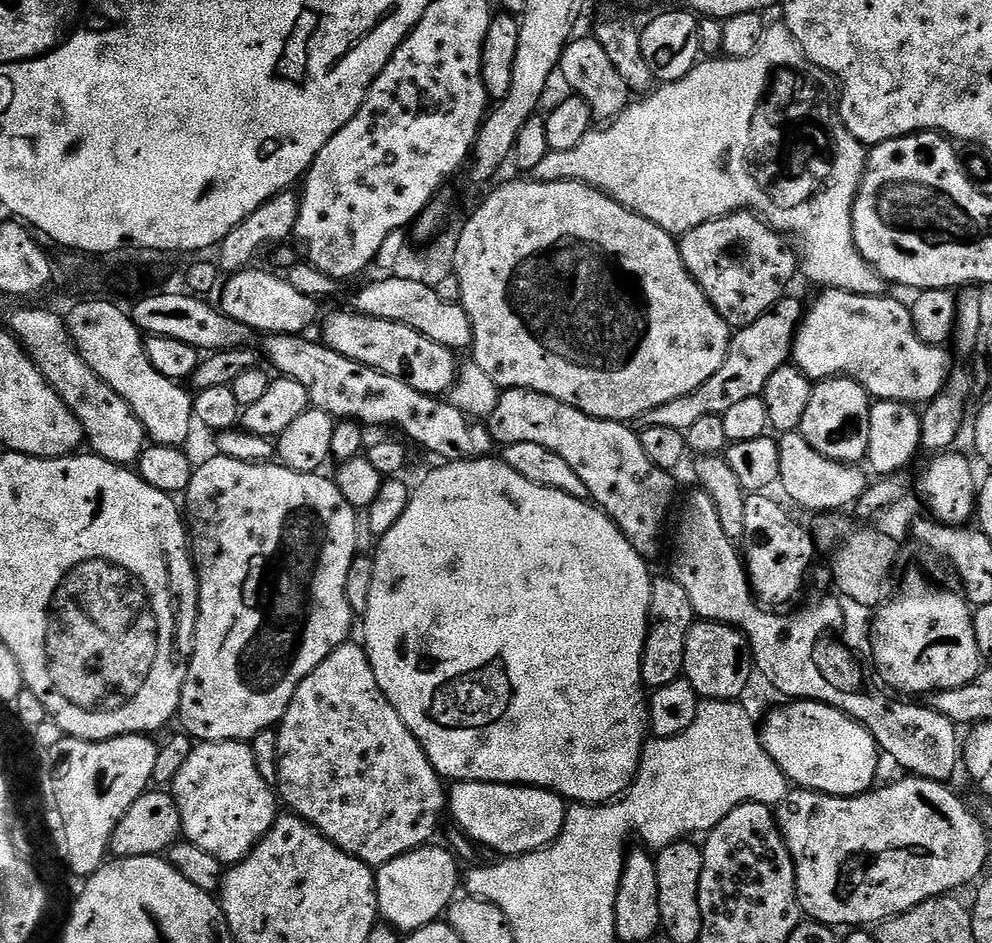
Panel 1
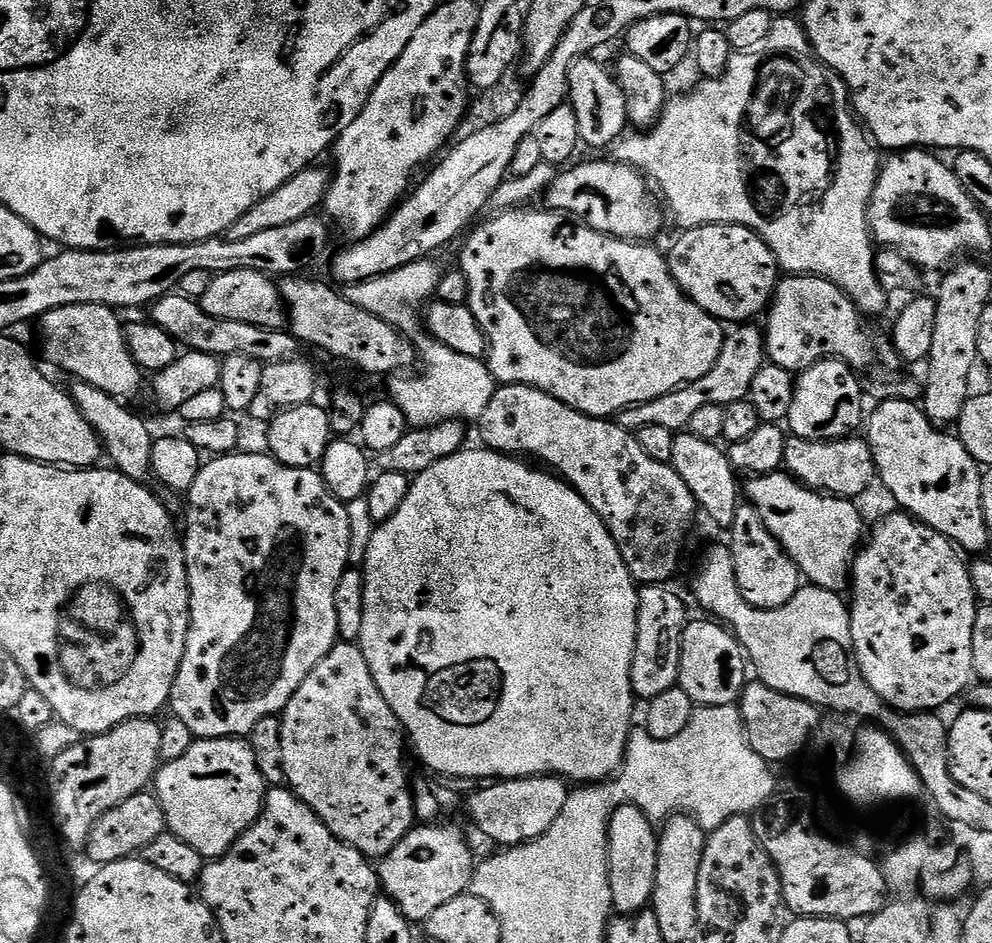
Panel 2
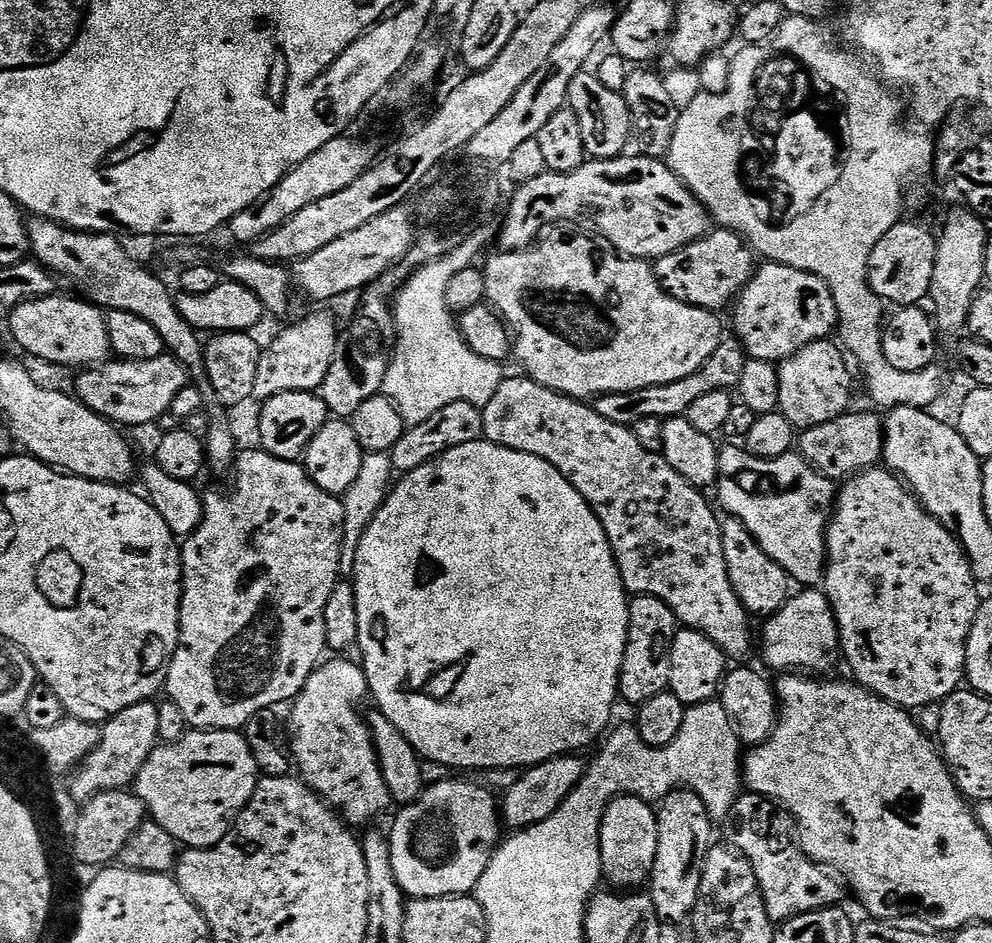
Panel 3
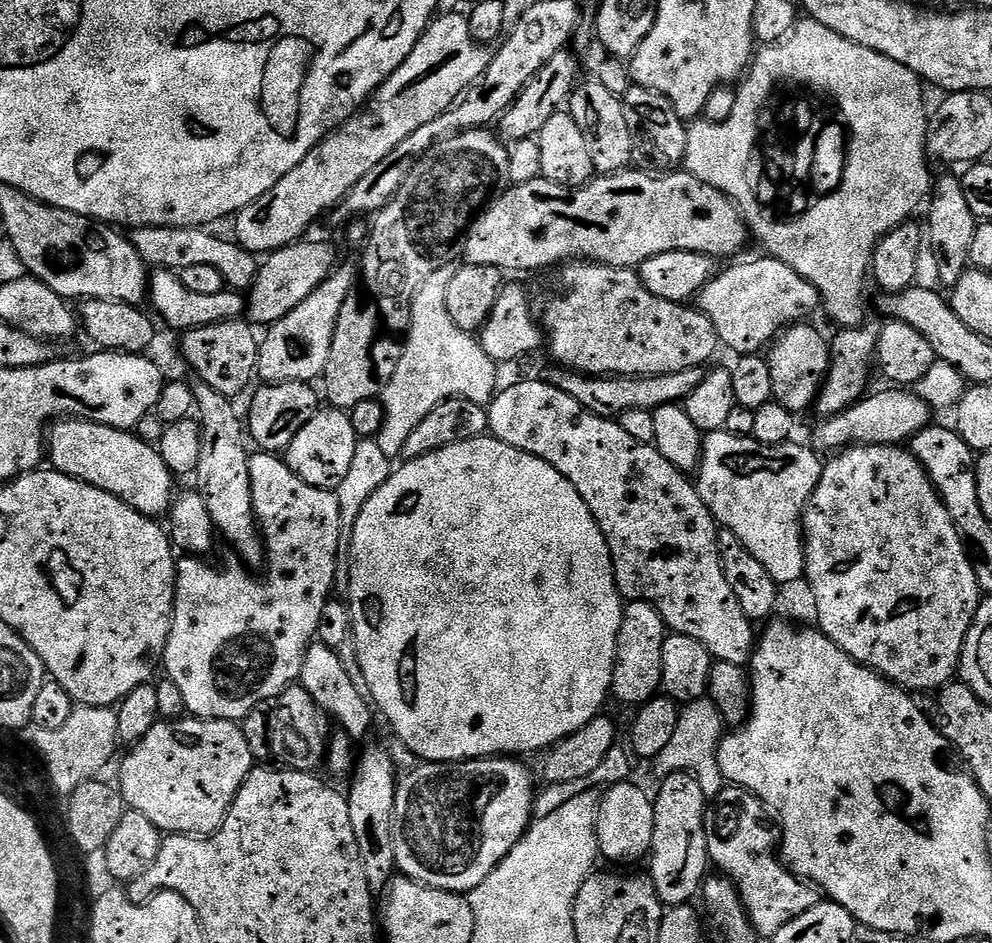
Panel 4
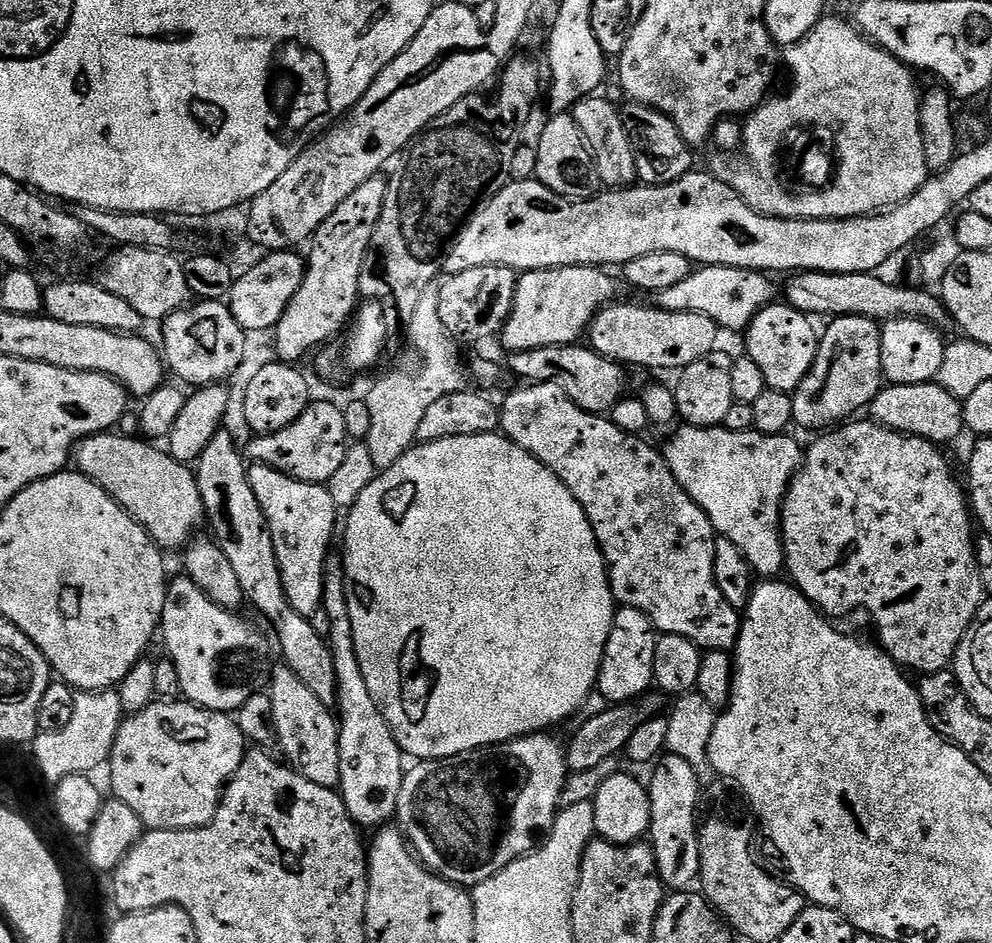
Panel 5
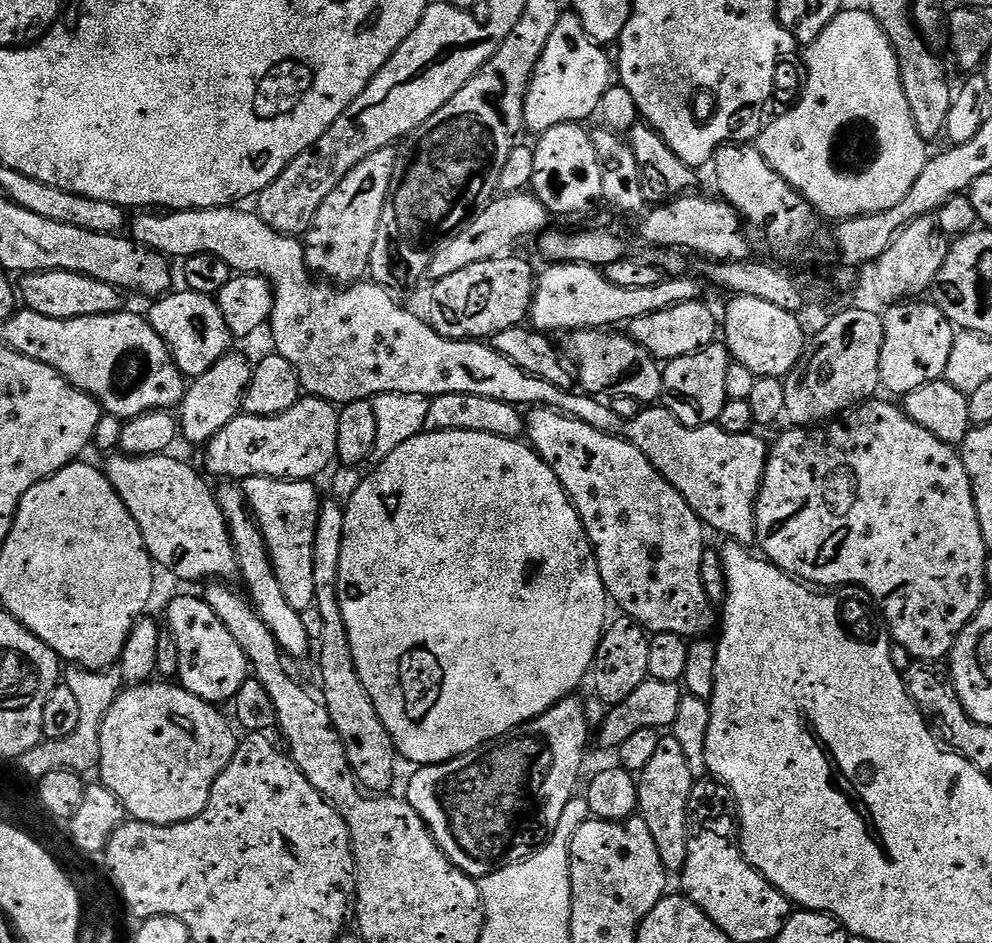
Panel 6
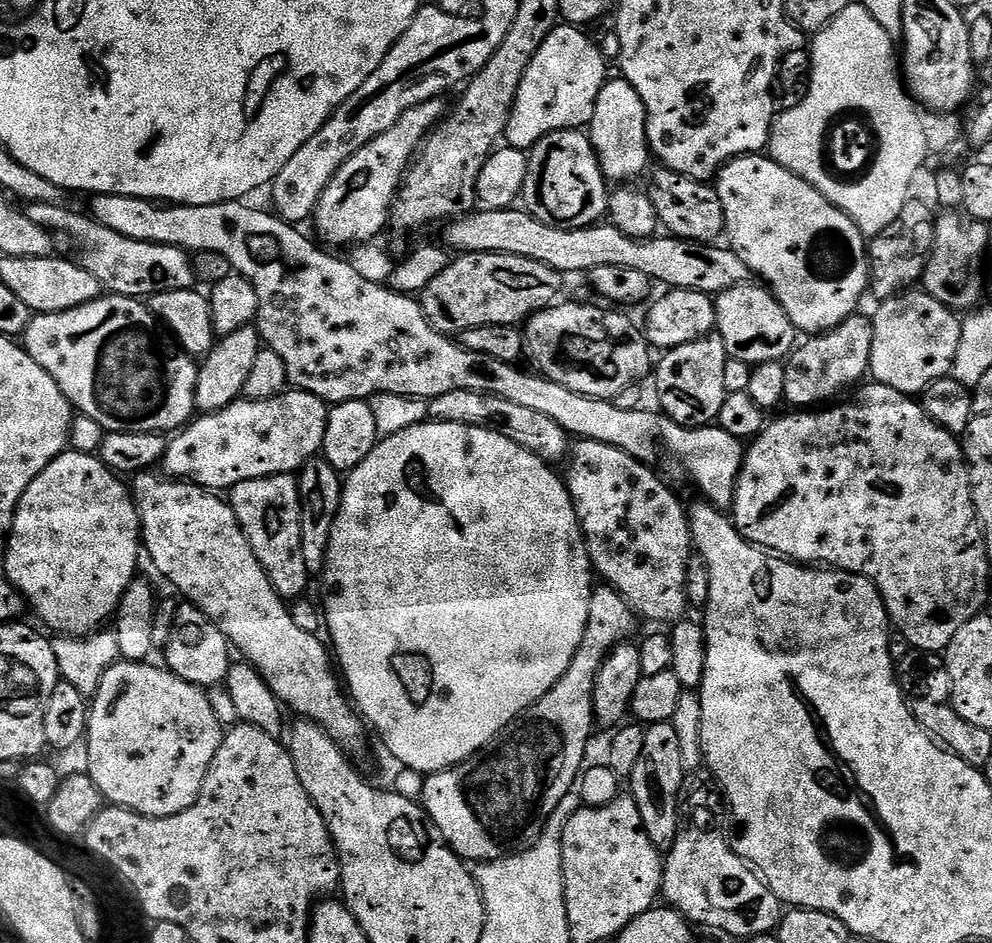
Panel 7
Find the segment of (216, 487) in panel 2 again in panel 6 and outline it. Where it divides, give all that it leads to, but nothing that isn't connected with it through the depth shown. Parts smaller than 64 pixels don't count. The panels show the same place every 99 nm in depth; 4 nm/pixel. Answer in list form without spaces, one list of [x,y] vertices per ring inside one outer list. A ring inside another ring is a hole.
[[[251,476],[242,482],[245,496],[252,506],[252,515],[259,524],[272,558],[272,565],[278,574],[278,582],[290,586],[294,610],[311,608],[316,603],[314,594],[314,530],[318,522],[322,496],[316,493],[317,485],[310,480],[286,480],[274,476]],[[199,595],[176,596],[168,604],[167,631],[171,632],[174,642],[178,642],[178,683],[190,694],[217,706],[223,700],[235,701],[242,682],[250,678],[248,655],[234,642],[230,630],[206,606]]]

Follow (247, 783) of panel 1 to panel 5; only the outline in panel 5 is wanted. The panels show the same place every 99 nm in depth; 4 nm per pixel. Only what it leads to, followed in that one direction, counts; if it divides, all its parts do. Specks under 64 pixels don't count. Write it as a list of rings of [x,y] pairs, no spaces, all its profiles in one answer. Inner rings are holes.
[[[153,702],[146,705],[141,712],[133,712],[123,719],[117,736],[113,740],[113,748],[110,757],[112,766],[112,792],[111,795],[117,800],[126,802],[134,814],[148,830],[186,830],[187,828],[201,828],[206,826],[214,818],[216,808],[220,805],[222,789],[232,779],[232,775],[238,770],[238,766],[244,761],[246,741],[242,730],[237,726],[231,715],[223,712],[211,712],[208,708],[200,708],[191,702]]]

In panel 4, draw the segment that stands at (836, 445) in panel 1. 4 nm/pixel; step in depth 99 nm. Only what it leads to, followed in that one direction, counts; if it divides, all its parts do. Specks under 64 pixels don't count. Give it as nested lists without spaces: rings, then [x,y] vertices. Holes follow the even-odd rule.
[[[801,322],[783,329],[780,335],[772,341],[766,352],[770,366],[770,378],[774,378],[775,403],[786,406],[793,414],[801,414],[807,408],[811,409],[820,393],[829,369],[830,344],[822,333],[811,328],[811,323]]]

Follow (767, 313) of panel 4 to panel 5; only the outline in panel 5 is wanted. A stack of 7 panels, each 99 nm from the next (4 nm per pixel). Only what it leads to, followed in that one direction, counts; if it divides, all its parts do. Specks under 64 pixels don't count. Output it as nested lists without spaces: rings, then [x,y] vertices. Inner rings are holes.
[[[726,266],[697,267],[686,279],[667,290],[655,293],[655,307],[667,312],[702,314],[716,323],[717,329],[743,333],[750,321],[768,304],[773,303],[772,284],[763,272],[751,272],[749,268]]]

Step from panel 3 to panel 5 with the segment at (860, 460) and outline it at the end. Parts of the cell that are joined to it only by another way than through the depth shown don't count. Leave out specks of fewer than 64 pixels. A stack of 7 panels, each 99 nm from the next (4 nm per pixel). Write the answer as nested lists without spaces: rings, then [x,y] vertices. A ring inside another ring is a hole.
[[[888,384],[881,388],[870,405],[871,419],[885,428],[893,428],[896,432],[903,432],[905,436],[921,436],[931,444],[945,446],[951,440],[956,440],[964,427],[964,406],[950,390],[940,384]]]

